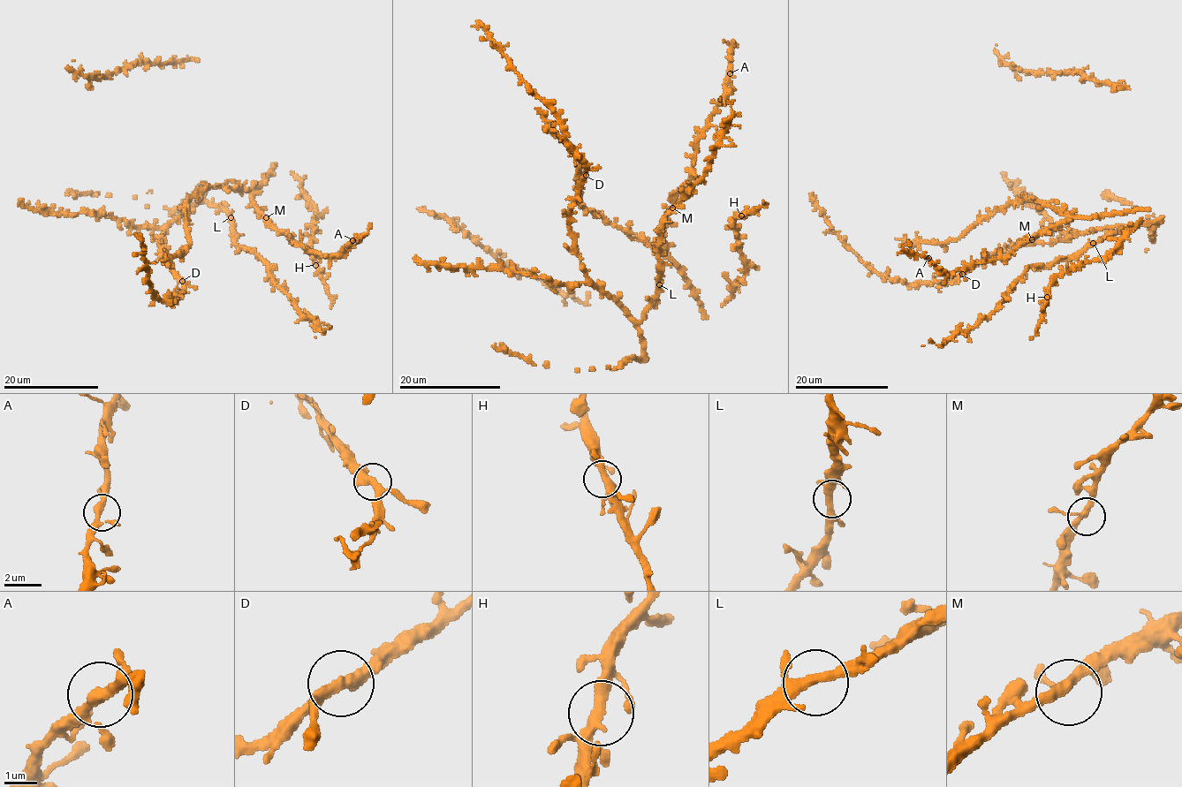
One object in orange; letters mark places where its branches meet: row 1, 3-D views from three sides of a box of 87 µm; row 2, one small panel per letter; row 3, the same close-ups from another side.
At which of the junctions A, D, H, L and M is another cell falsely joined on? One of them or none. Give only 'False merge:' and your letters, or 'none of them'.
False merge: none of them

